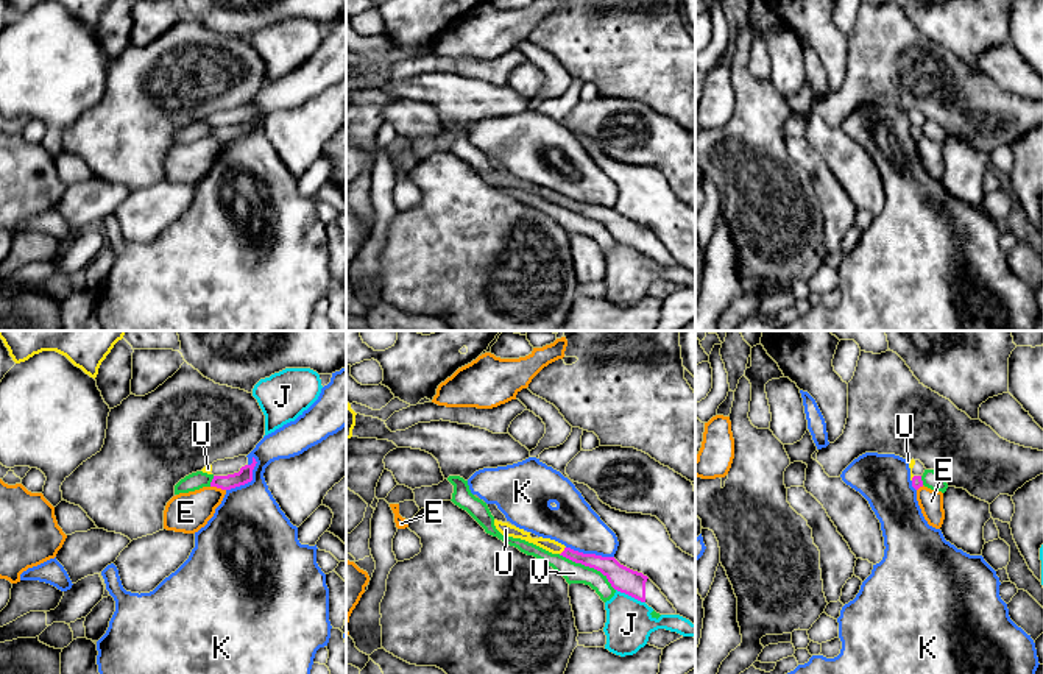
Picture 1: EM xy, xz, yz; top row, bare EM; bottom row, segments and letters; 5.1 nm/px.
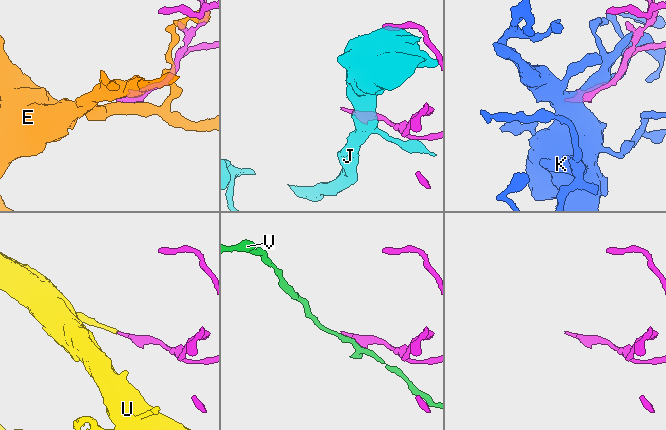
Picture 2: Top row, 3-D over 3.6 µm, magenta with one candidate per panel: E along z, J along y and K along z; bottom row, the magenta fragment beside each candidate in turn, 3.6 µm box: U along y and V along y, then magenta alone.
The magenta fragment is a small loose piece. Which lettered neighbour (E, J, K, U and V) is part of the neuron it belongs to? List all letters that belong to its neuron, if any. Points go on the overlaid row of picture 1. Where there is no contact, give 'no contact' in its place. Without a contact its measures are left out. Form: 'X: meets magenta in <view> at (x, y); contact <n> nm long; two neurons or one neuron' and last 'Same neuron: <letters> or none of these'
E: meets magenta in xy at (219, 487); contact 80 nm long; two neurons
J: meets magenta in xz at (630, 595); contact 170 nm long; two neurons
K: meets magenta in xy at (250, 481); contact 240 nm long; two neurons
U: meets magenta in xz at (563, 551); contact 50 nm long; one neuron
V: meets magenta in xz at (588, 565); contact 340 nm long; two neurons
Same neuron: U

